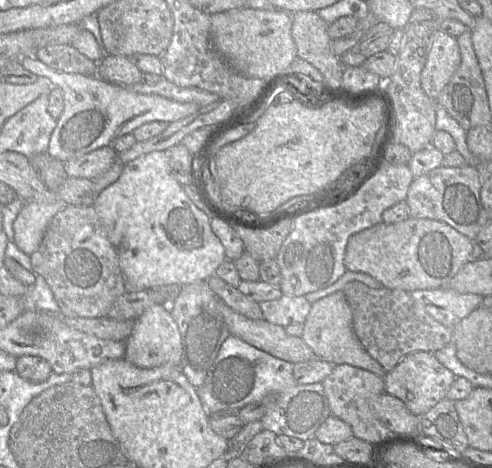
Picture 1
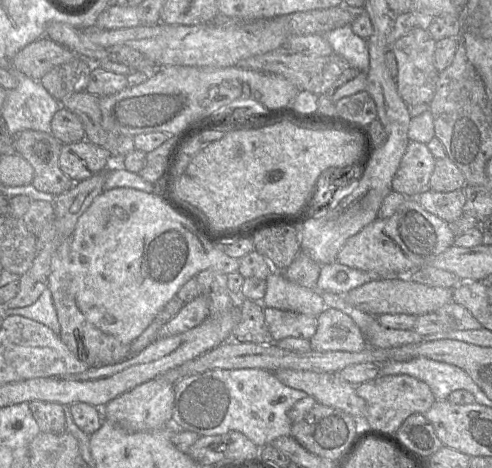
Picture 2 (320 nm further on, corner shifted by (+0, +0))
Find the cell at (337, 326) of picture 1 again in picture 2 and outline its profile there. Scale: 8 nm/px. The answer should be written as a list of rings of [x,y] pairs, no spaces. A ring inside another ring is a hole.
[[[326,307],[316,321],[316,332],[310,338],[313,351],[361,352],[370,346],[354,320],[339,309]]]

